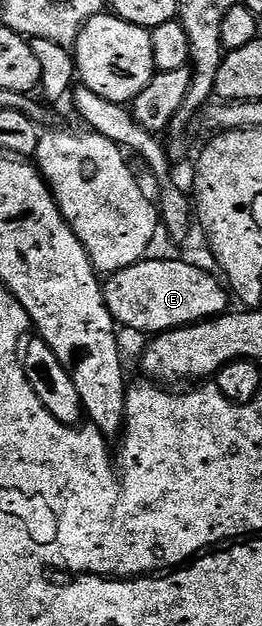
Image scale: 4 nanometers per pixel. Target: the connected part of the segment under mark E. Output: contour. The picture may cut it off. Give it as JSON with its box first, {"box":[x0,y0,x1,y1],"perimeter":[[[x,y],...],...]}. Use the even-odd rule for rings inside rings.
{"box":[104,257,230,333],"perimeter":[[[181,257],[153,258],[134,261],[114,270],[110,274],[113,276],[104,280],[105,304],[122,328],[164,333],[174,327],[187,327],[207,319],[215,319],[230,310],[230,292],[216,274],[199,269],[195,265],[187,265]]]}

